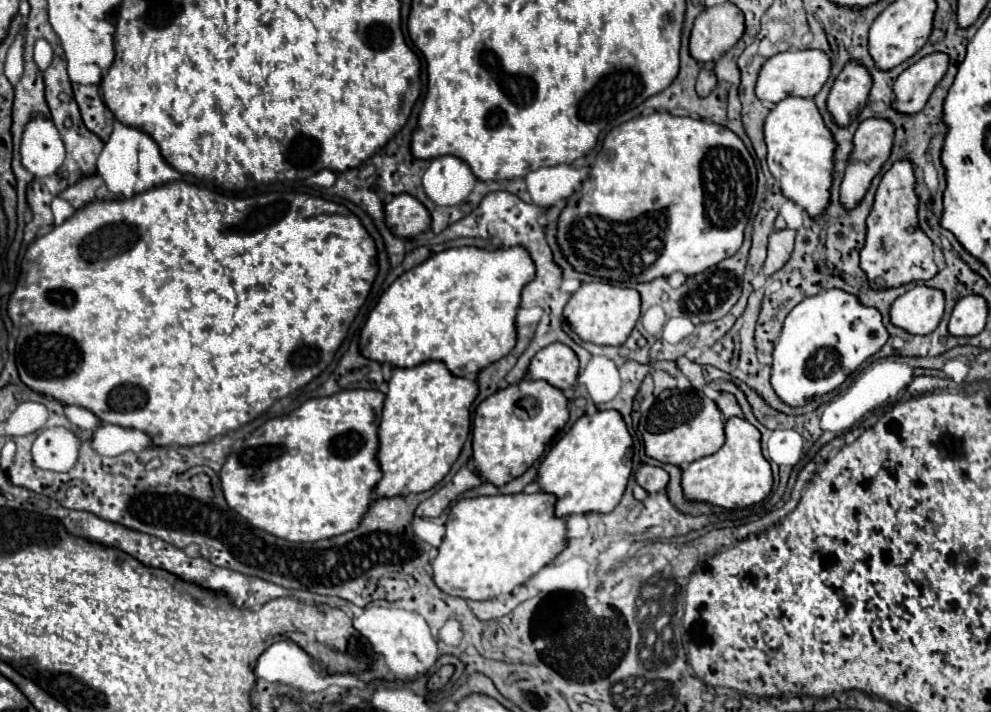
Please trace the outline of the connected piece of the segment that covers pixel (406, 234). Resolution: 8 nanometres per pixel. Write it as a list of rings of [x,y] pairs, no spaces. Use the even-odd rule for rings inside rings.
[[[402,193],[386,203],[386,225],[396,237],[412,239],[430,227],[428,209],[412,195]]]

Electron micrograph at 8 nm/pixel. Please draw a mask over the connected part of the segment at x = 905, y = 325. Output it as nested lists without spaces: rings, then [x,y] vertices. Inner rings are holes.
[[[916,285],[898,297],[892,305],[890,319],[894,325],[914,335],[932,333],[944,315],[944,293],[926,285]]]

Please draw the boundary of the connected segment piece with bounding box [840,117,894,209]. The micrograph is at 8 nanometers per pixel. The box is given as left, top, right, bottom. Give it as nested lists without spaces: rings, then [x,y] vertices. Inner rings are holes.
[[[870,117],[870,119],[864,119],[860,123],[860,127],[854,135],[854,153],[848,161],[844,181],[842,181],[842,187],[840,187],[840,199],[842,199],[844,207],[852,209],[864,197],[864,193],[868,191],[872,179],[880,173],[882,165],[888,161],[890,151],[892,151],[892,141],[894,141],[894,125],[892,125],[890,119]],[[854,159],[858,159],[858,161],[854,163]]]

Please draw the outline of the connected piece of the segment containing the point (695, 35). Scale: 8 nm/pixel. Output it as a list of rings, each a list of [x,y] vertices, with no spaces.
[[[730,1],[706,7],[694,21],[690,53],[698,63],[714,63],[744,35],[744,13]]]

